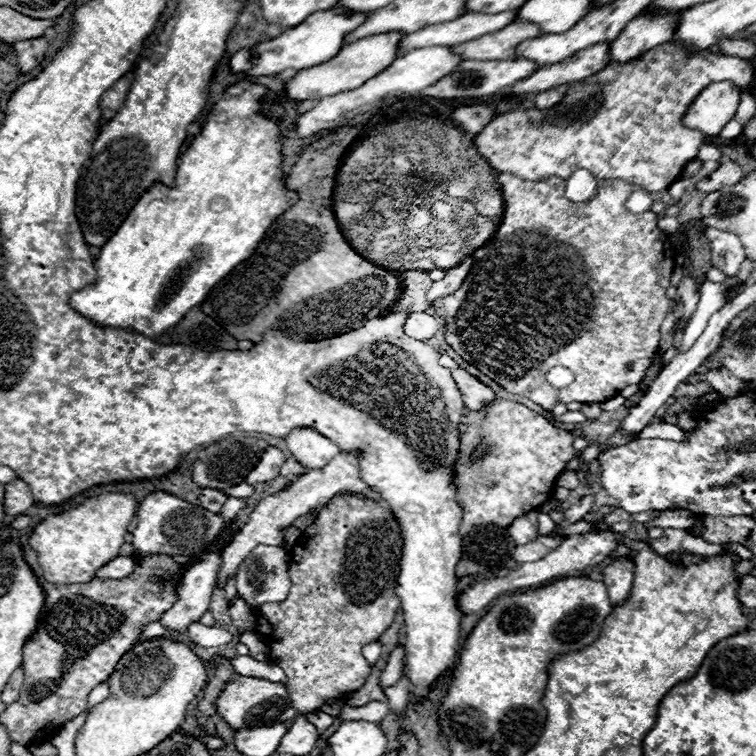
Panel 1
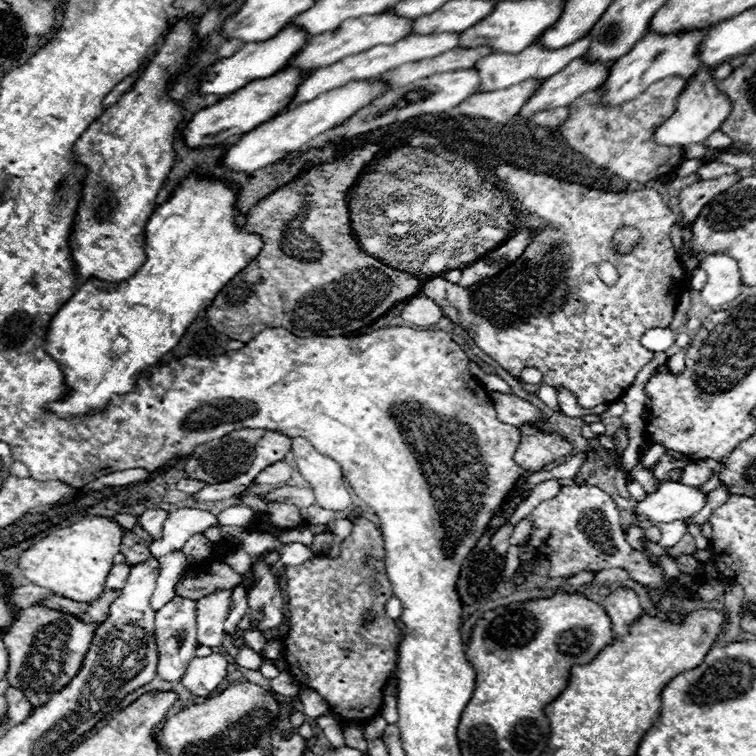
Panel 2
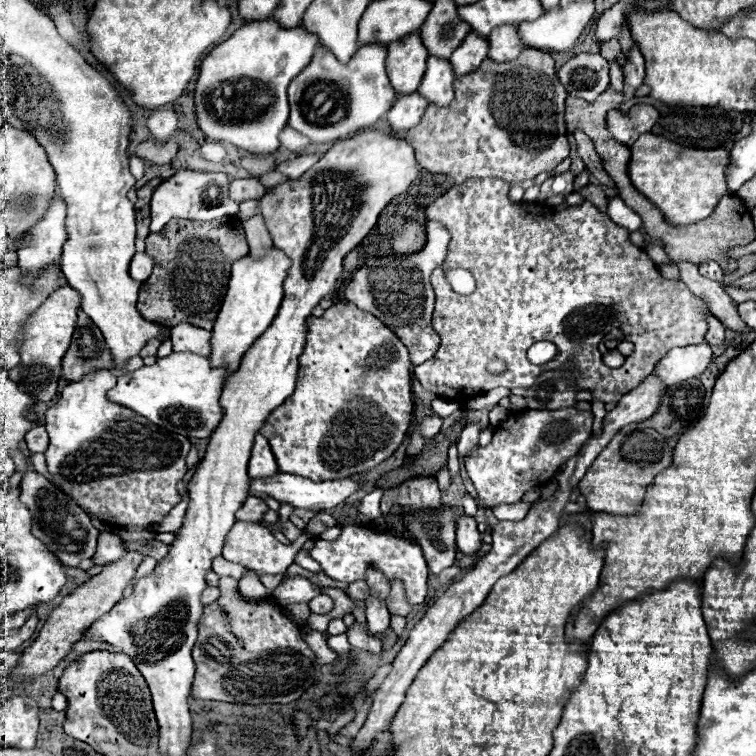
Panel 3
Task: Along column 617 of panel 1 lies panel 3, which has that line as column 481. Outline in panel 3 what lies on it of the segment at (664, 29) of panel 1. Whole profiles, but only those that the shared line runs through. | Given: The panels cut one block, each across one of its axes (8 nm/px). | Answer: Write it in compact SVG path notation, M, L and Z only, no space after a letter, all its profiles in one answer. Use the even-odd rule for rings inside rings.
M470 32L468 38L464 38L464 42L456 48L456 52L452 52L448 60L454 68L454 74L464 76L474 72L486 58L486 54L488 54L486 38L476 38L476 34Z

